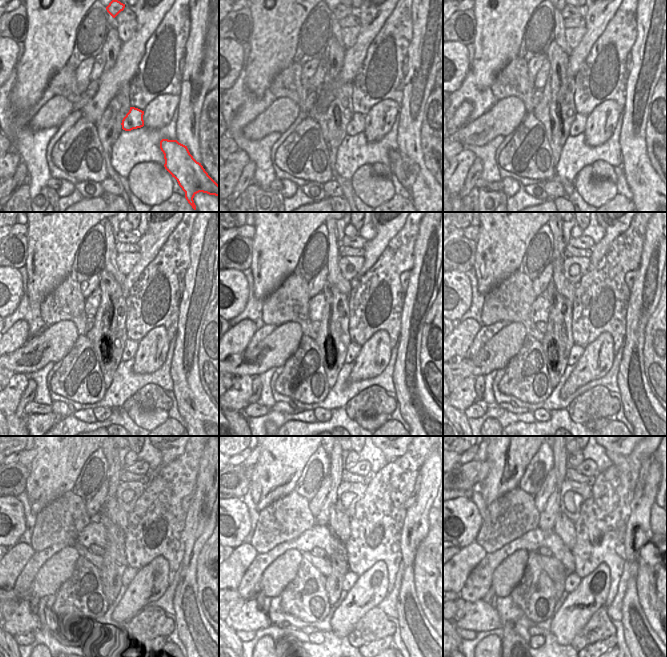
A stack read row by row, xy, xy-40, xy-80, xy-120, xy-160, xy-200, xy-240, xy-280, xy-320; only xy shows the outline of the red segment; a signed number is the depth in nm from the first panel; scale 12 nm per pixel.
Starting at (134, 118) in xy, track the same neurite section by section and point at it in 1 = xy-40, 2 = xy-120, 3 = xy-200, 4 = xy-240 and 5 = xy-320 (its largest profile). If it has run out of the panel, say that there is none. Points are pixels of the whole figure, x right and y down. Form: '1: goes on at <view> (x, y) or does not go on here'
1: goes on at xy-40 (356, 125)
2: goes on at xy-120 (130, 348)
3: goes on at xy-200 (576, 351)
4: goes on at xy-240 (129, 574)
5: goes on at xy-320 (574, 576)

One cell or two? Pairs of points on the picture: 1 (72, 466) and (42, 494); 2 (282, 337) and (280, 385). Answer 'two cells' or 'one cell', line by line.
1: one cell
2: two cells

